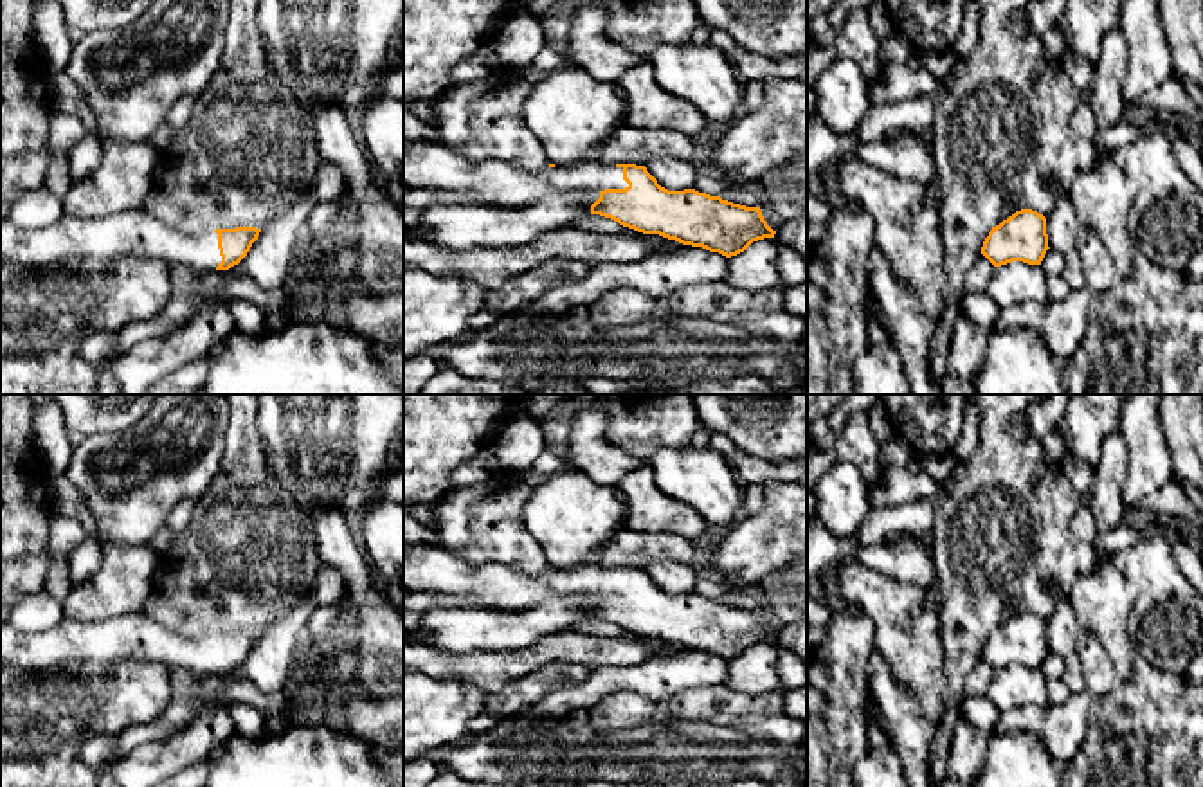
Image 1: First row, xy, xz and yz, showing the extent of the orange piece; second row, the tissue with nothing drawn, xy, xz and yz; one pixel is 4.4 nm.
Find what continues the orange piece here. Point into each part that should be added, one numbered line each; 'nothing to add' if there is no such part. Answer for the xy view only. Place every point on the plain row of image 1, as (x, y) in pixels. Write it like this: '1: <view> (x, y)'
1: xy (135, 636)

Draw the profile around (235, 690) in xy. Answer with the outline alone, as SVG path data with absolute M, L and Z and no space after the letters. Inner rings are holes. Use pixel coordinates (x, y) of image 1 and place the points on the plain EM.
M229 672L222 681L218 697L225 708L232 704L249 704L267 715L283 711L292 695L286 690L259 692L250 681Z

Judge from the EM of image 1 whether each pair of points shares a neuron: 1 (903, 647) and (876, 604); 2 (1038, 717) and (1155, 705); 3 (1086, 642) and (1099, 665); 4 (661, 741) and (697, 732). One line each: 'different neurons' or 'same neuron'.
1: same neuron
2: different neurons
3: same neuron
4: same neuron

